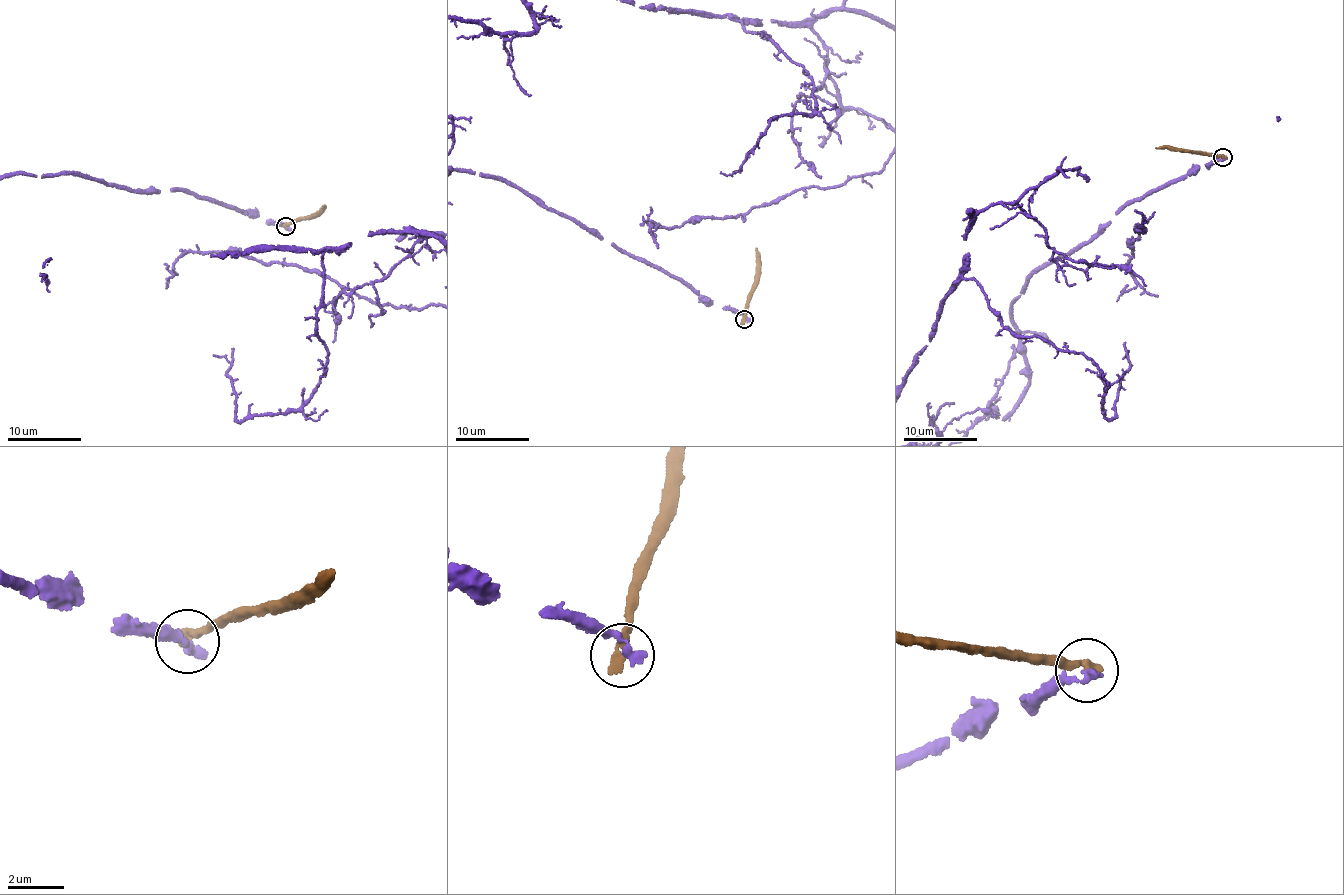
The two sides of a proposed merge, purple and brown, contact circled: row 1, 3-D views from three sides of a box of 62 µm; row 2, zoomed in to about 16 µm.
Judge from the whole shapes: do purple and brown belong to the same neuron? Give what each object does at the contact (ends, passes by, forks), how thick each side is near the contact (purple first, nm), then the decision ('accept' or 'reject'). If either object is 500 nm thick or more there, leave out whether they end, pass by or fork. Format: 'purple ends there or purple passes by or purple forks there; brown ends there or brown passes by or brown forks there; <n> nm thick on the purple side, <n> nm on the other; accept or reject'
purple ends there; brown ends there; 300 nm thick on the purple side, 380 nm on the other; reject

